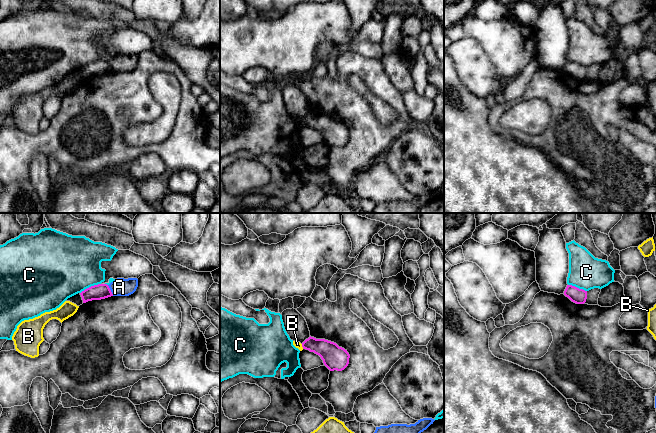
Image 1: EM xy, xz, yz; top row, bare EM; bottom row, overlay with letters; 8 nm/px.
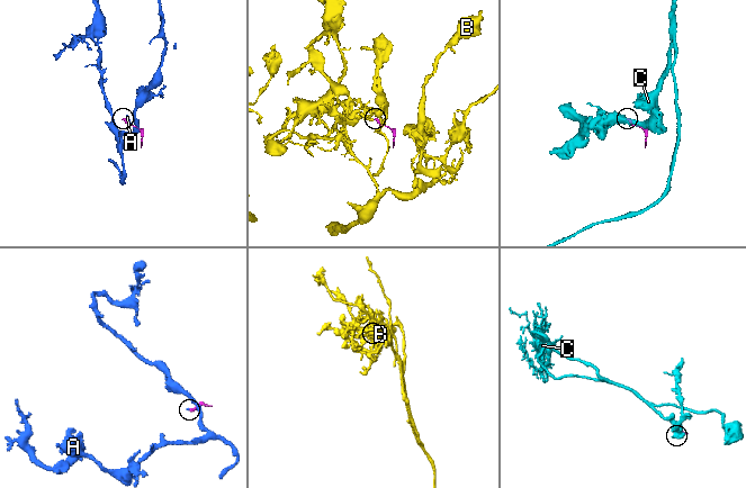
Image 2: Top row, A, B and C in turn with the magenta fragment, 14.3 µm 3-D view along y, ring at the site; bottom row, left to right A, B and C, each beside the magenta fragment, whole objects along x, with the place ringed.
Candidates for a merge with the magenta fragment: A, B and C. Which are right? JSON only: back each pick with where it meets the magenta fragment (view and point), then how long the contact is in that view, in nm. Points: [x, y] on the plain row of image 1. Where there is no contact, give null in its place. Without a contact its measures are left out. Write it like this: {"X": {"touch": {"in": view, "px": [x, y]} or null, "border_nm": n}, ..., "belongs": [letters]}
{"belongs": []}

